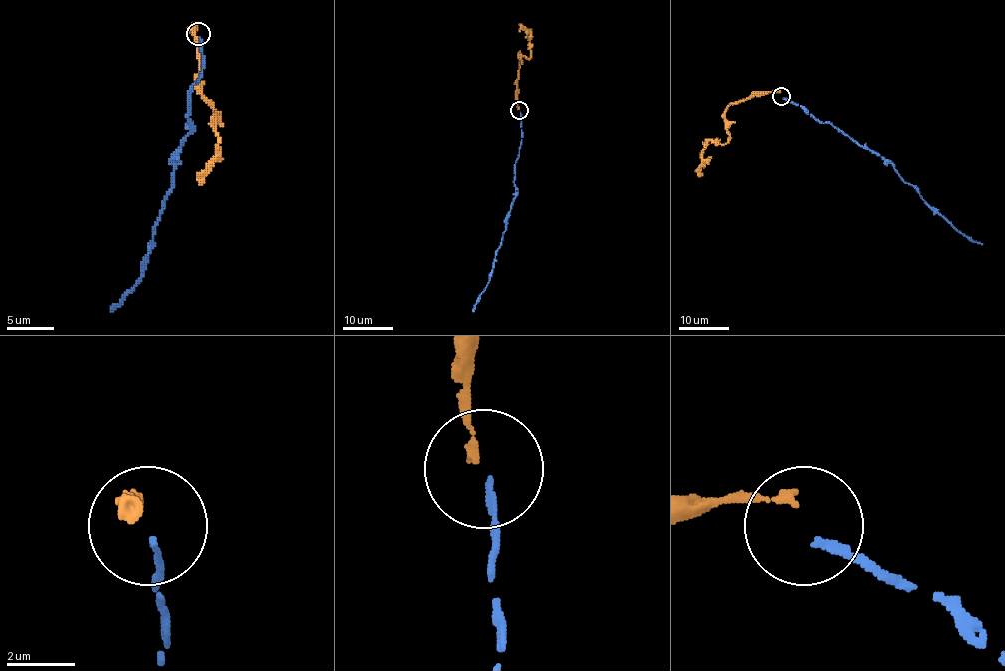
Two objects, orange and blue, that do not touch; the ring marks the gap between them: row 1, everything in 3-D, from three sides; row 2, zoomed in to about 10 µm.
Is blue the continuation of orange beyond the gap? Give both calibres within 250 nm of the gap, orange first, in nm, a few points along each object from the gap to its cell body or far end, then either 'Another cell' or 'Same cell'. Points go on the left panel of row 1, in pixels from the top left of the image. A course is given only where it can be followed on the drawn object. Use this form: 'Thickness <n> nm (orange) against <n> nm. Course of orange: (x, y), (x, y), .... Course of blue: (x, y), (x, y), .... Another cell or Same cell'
Thickness 240 nm (orange) against 190 nm. Course of orange: (197, 28), (197, 88), (218, 119), (218, 124), (216, 117), (218, 156), (199, 184). Course of blue: (199, 37), (202, 74), (190, 91), (190, 126), (174, 159), (174, 187), (152, 231), (143, 271), (110, 311). Another cell

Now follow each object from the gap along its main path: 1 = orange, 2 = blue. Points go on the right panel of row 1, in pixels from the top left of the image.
1: (780, 93), (753, 93), (726, 109), (727, 141), (707, 143), (699, 177)
2: (783, 98), (876, 152), (891, 163), (901, 178), (926, 202), (966, 236), (982, 244)

